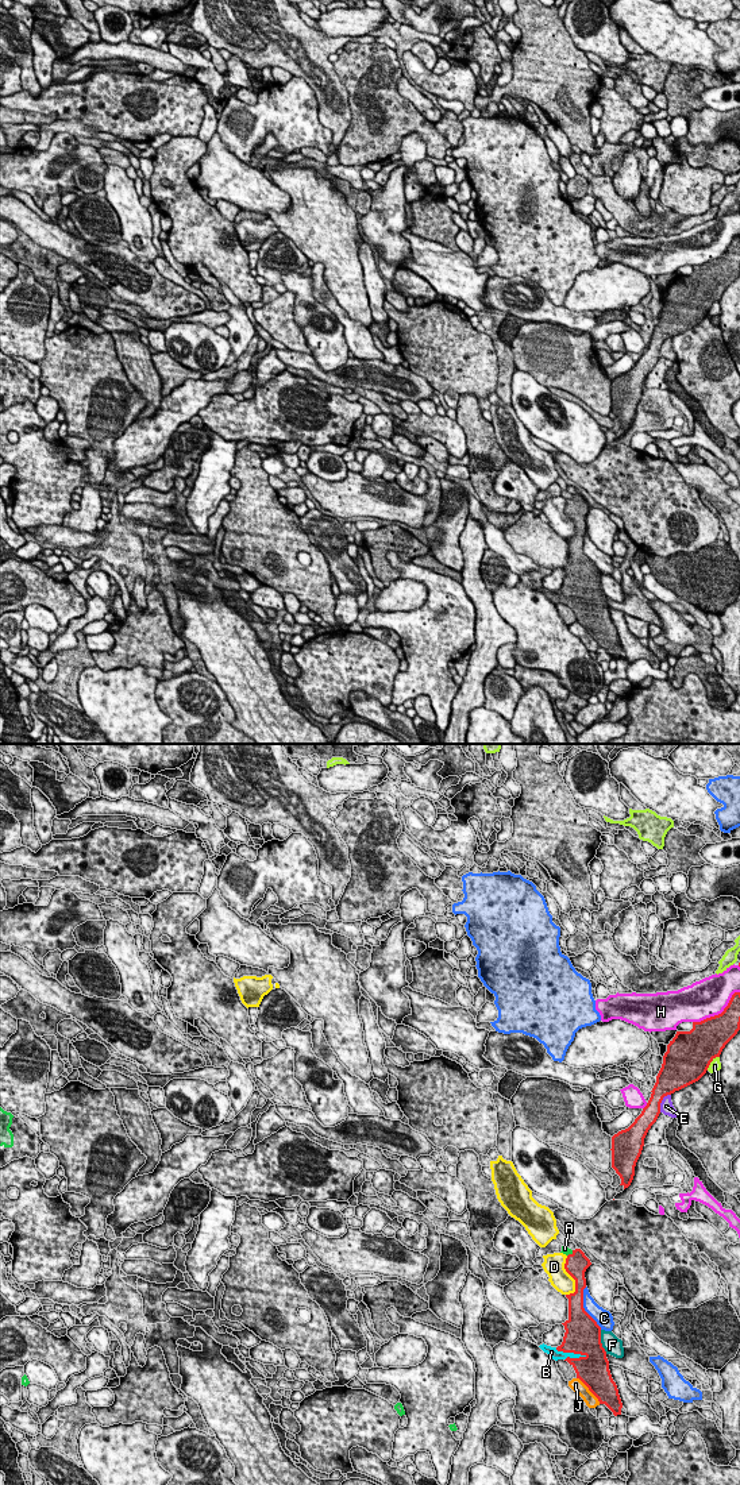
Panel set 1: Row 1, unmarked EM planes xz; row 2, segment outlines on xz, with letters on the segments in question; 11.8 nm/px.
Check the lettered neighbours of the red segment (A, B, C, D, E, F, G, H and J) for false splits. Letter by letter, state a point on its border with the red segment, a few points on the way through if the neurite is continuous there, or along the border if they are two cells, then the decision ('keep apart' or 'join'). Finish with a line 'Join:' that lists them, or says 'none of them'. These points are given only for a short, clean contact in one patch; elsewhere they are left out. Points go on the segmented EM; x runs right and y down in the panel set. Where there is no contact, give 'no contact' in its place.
A: xz (570, 1254) | along xz (573, 1250), (567, 1256) | keep apart
B: xz (571, 1352) | join
C: xz (584, 1308) | keep apart
D: xz (570, 1275) | keep apart
E: xz (661, 1102) | keep apart
F: xz (600, 1342) | along xz (600, 1330), (600, 1342), (606, 1353) | keep apart
G: xz (710, 1061) | keep apart
H: xz (719, 1014) | keep apart
J: xz (589, 1389) | keep apart
Join: B

